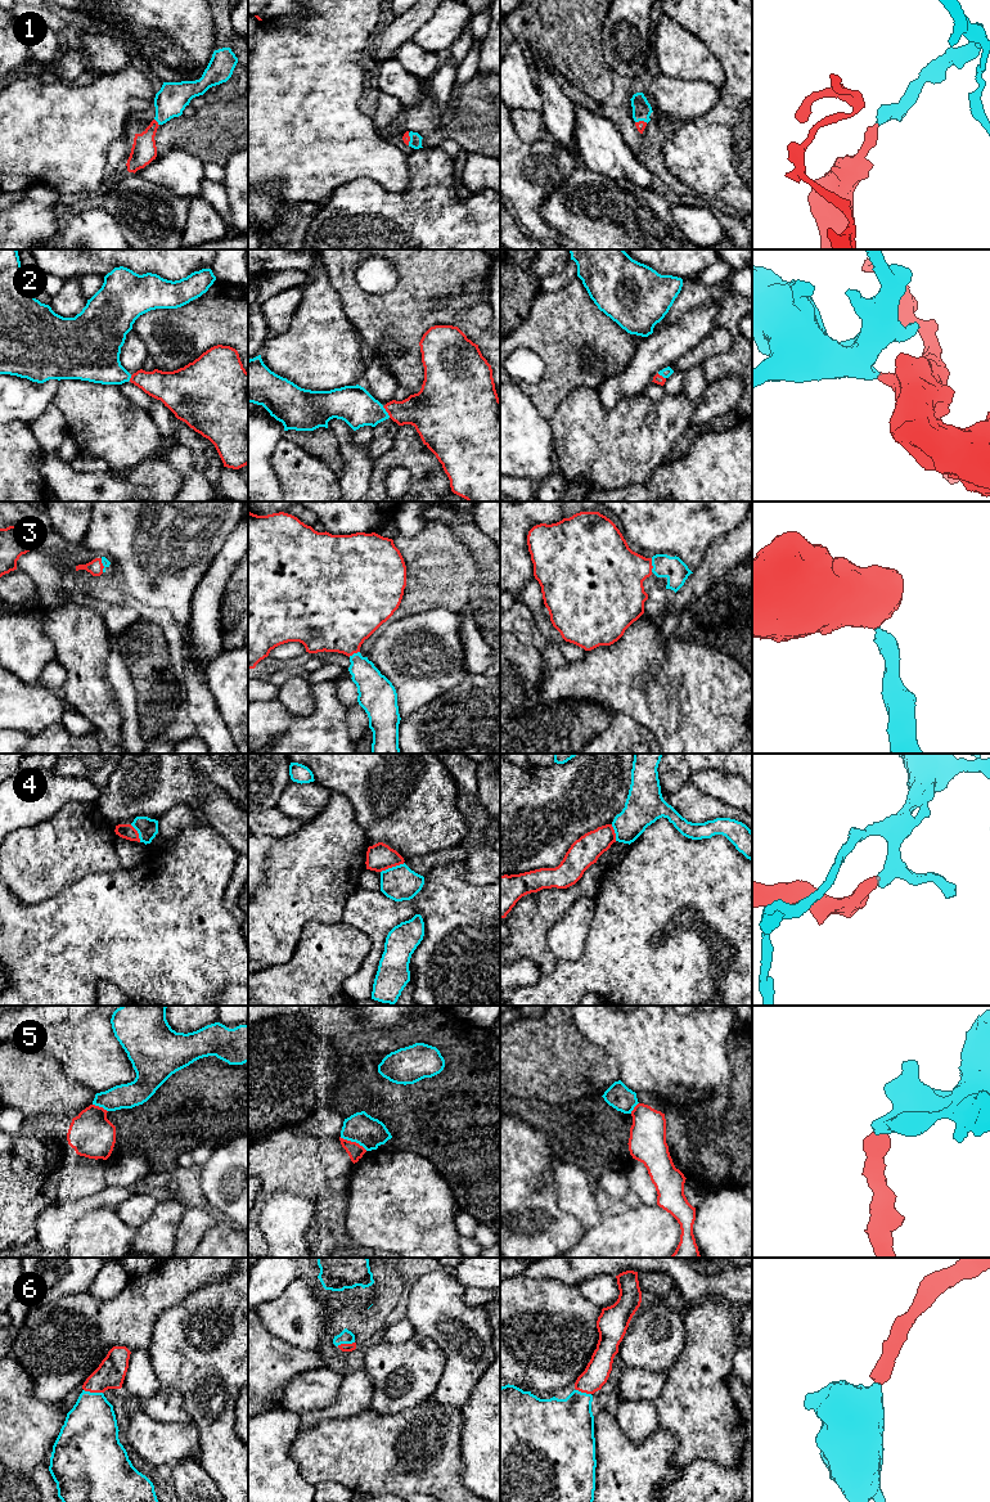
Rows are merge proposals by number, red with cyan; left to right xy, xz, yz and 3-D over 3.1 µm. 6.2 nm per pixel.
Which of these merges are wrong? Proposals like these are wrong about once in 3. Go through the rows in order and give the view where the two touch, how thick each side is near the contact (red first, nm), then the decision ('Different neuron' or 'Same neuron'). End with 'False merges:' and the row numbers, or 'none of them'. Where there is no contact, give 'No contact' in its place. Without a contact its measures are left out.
1: Touches red in yz. Thickness 60 nm (red) against 120 nm. Same neuron
2: Touches red in xz. Thickness 240 nm (red) against 240 nm. Same neuron
3: Touches red in yz. Thickness 400 nm (red) against 150 nm. Same neuron
4: Touches red in xz. Thickness 170 nm (red) against 220 nm. Different neuron
5: Touches red in xz. Thickness 100 nm (red) against 190 nm. Different neuron
6: Touches red in xy. Thickness 180 nm (red) against 340 nm. Same neuron
False merges: 4, 5

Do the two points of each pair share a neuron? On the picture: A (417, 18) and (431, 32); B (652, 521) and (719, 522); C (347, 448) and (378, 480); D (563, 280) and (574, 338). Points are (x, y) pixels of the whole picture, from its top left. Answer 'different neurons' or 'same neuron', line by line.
A: different neurons
B: same neuron
C: different neurons
D: different neurons

